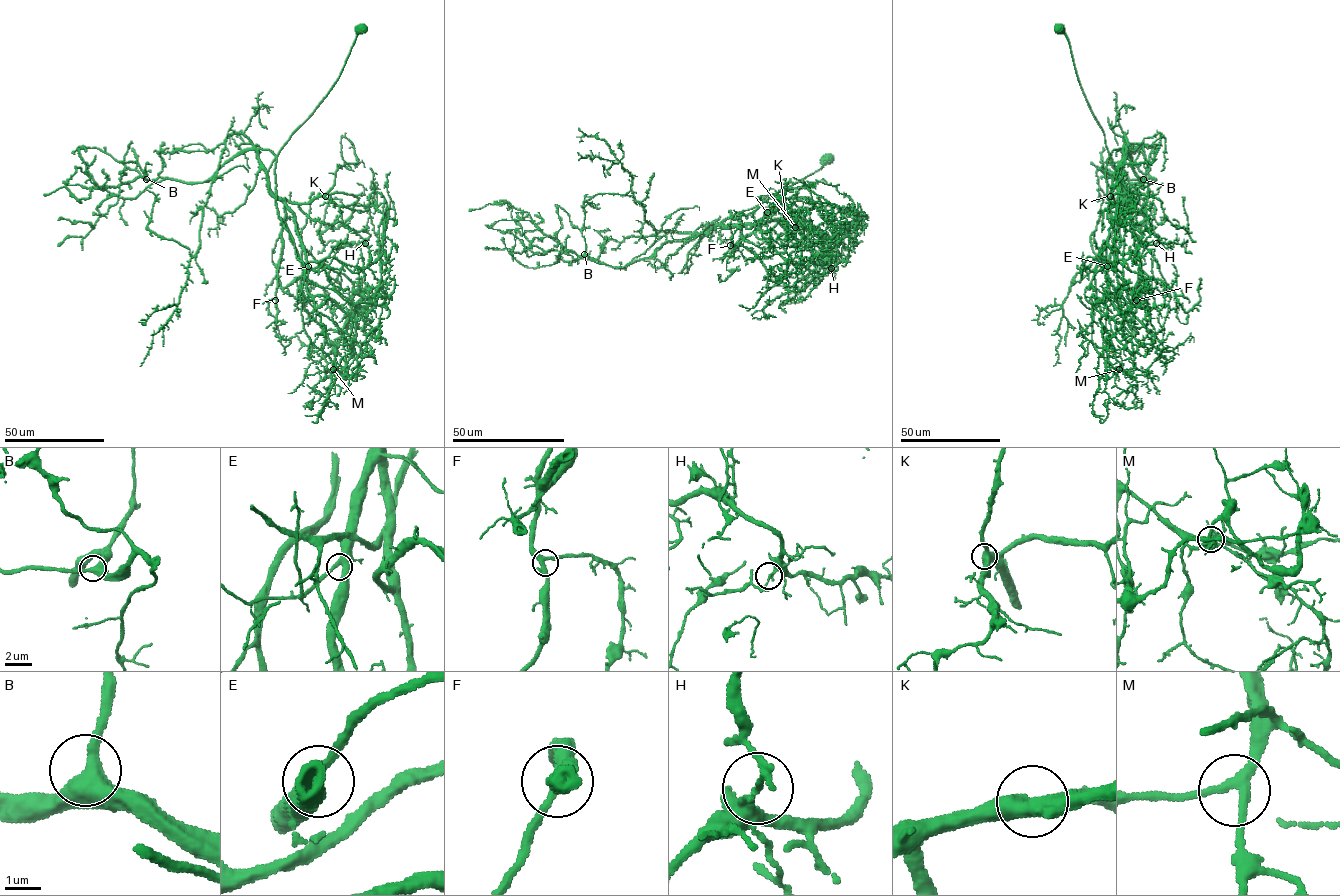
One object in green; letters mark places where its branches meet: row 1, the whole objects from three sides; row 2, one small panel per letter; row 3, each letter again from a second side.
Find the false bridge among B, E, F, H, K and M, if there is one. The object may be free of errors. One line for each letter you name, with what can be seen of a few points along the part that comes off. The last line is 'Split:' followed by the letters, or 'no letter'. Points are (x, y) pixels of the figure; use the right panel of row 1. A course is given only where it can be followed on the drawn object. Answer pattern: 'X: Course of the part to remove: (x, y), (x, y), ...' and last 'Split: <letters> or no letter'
H: Course of the part to remove: (1156, 243), (1127, 303), (1107, 161), (1155, 180), (1142, 199), (1100, 167), (1106, 195)
Split: H

